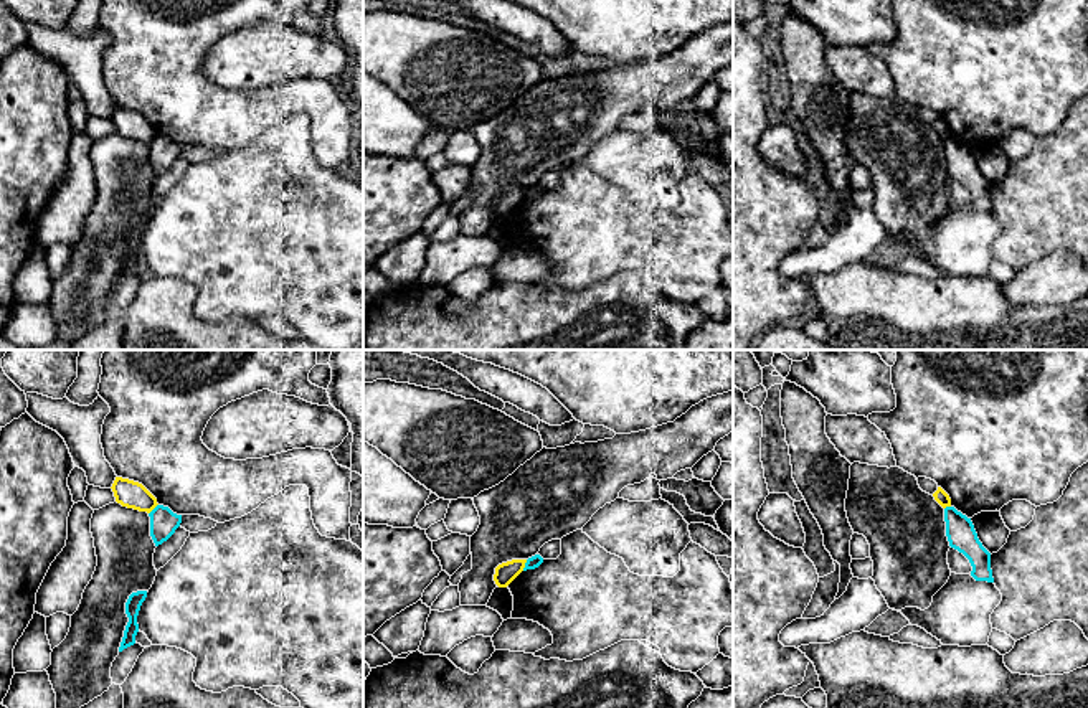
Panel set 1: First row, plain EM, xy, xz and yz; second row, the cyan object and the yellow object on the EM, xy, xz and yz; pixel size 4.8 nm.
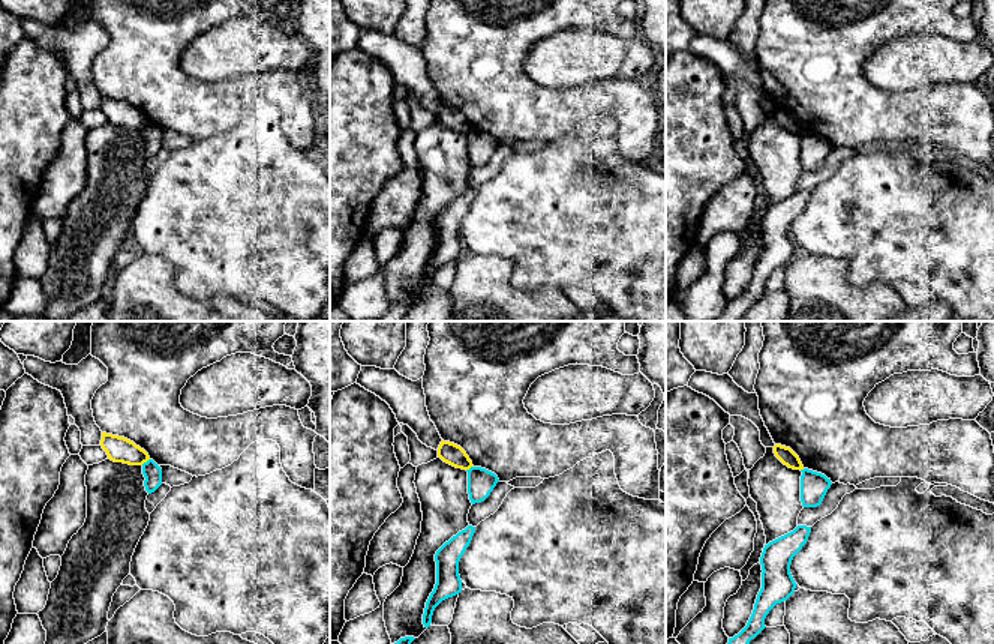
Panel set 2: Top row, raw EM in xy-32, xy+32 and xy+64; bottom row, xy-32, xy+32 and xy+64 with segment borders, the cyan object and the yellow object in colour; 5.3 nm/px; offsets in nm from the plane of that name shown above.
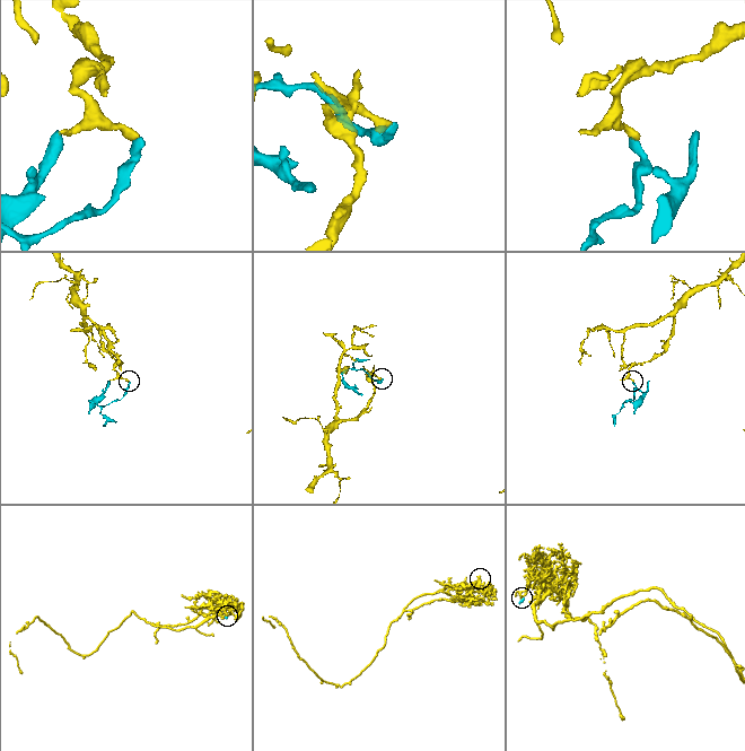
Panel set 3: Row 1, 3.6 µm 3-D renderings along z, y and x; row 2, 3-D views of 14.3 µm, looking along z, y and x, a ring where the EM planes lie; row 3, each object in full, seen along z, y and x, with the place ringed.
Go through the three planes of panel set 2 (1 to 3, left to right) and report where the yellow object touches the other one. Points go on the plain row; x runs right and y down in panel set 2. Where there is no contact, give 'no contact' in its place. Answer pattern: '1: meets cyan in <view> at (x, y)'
1: meets cyan in xy-32 at (144, 126)
2: meets cyan in xy+32 at (471, 131)
3: meets cyan in xy+64 at (804, 132)

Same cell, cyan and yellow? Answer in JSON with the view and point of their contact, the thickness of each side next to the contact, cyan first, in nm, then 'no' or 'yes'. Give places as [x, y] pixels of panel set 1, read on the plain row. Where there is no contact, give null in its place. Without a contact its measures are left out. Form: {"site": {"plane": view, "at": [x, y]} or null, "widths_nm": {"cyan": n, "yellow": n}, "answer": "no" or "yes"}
{"site": {"plane": "xz", "at": [525, 195]}, "widths_nm": {"cyan": 60, "yellow": 100}, "answer": "no"}

